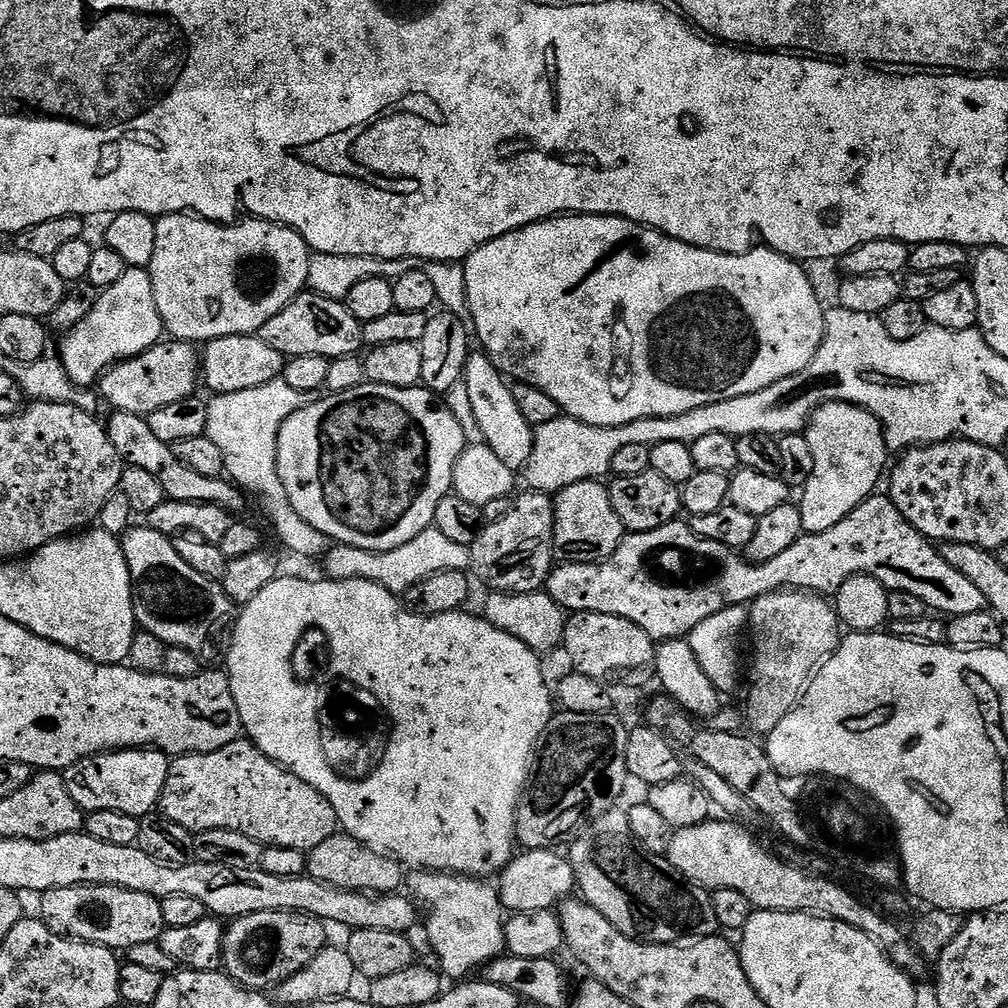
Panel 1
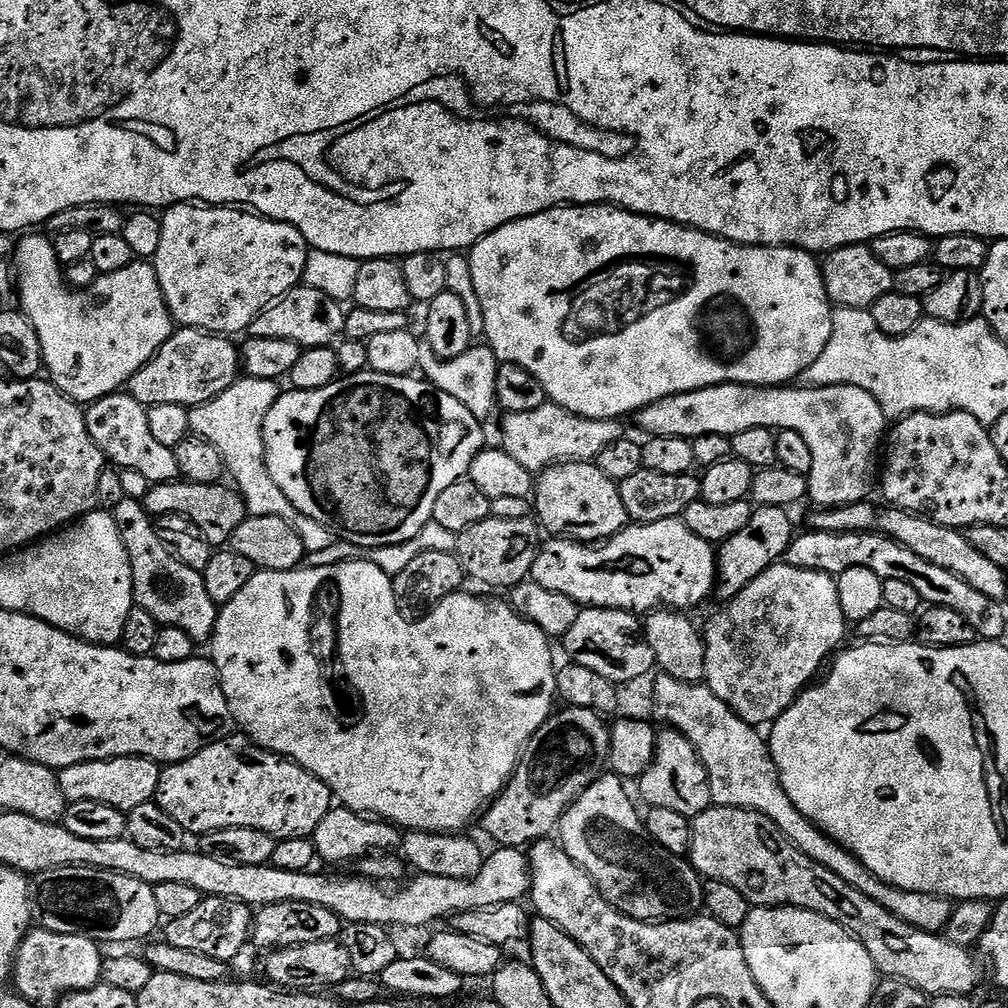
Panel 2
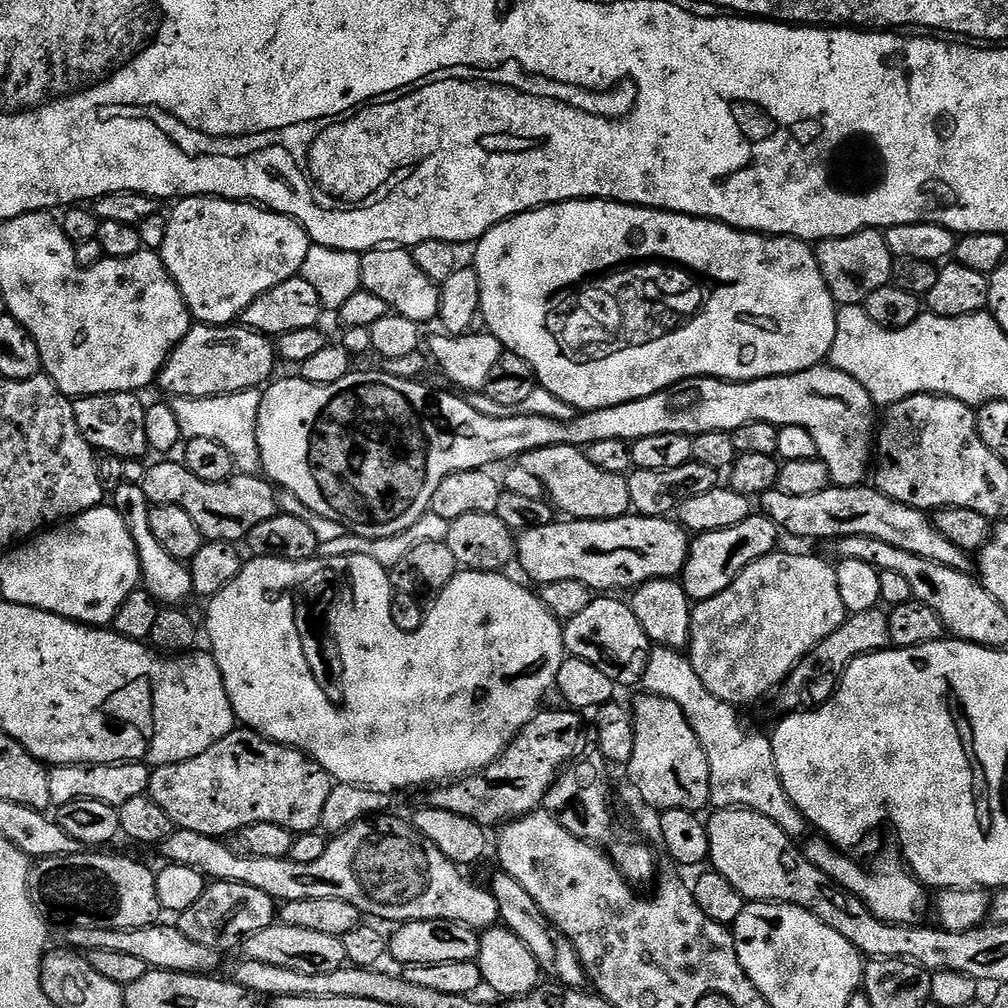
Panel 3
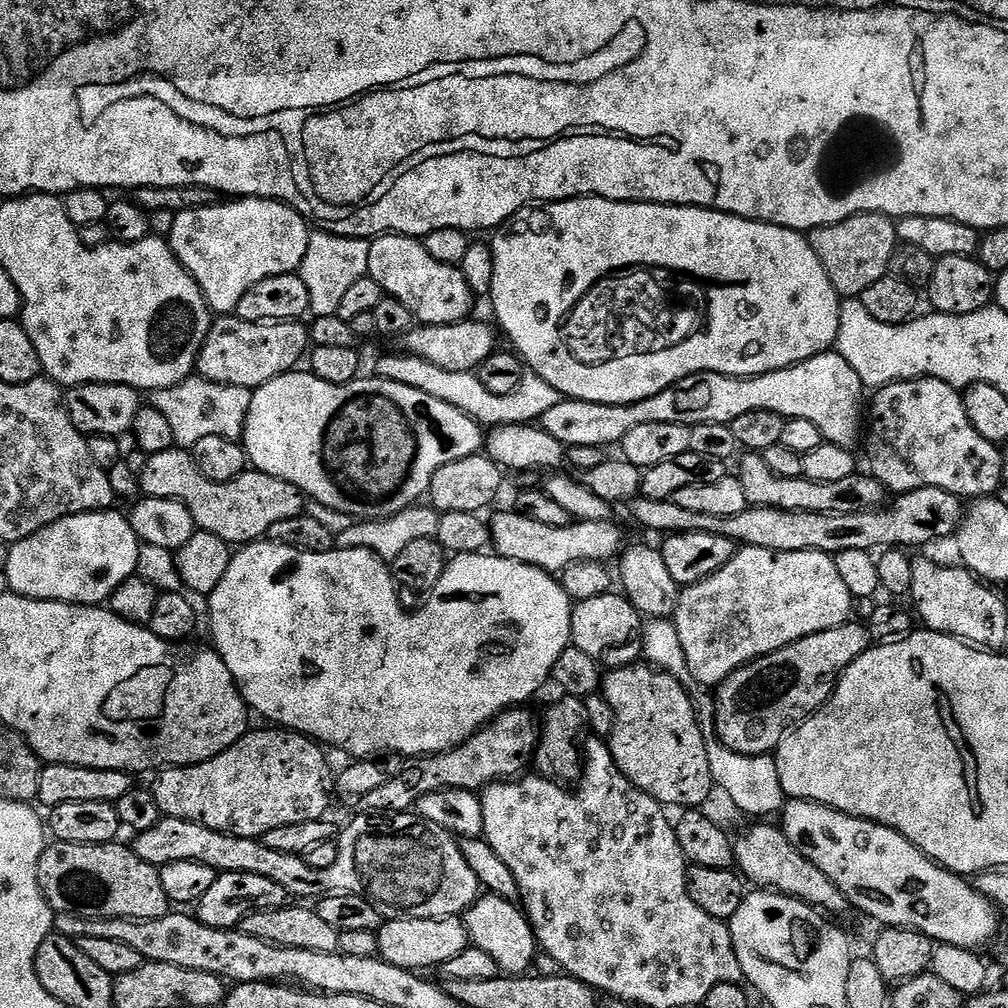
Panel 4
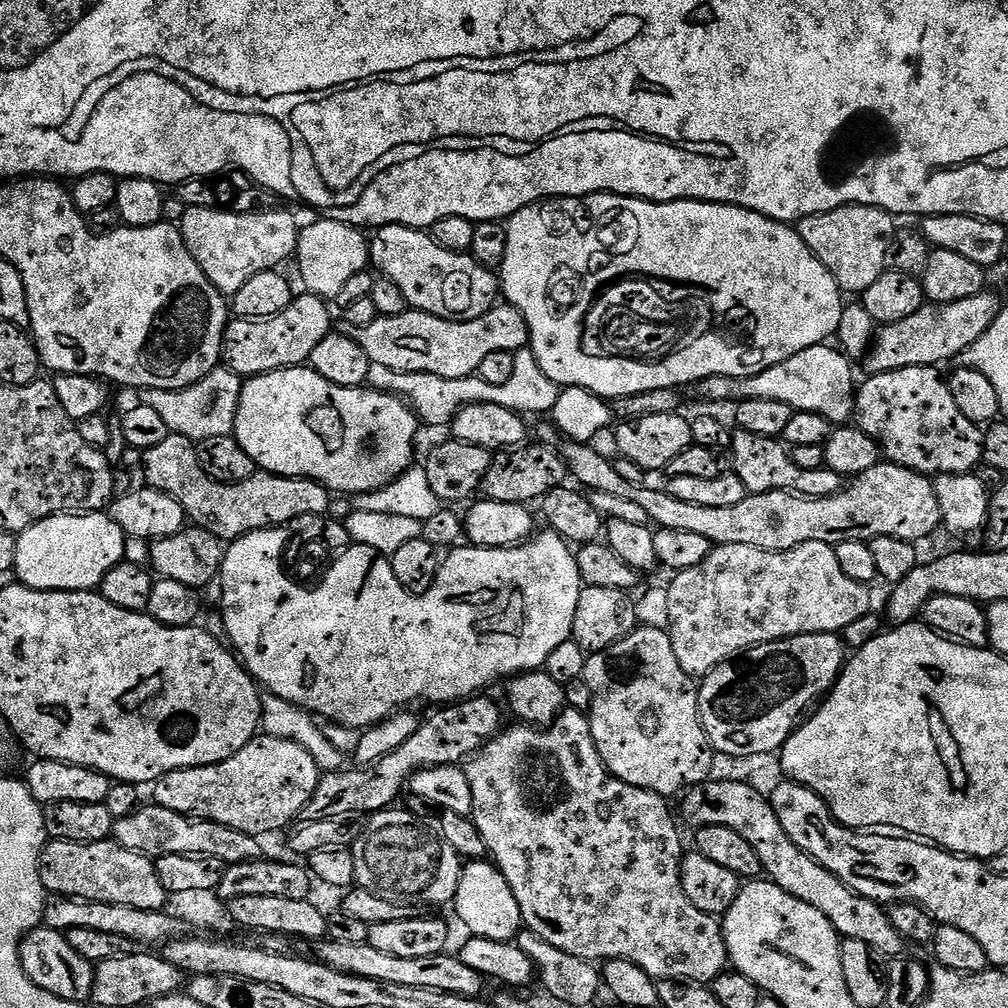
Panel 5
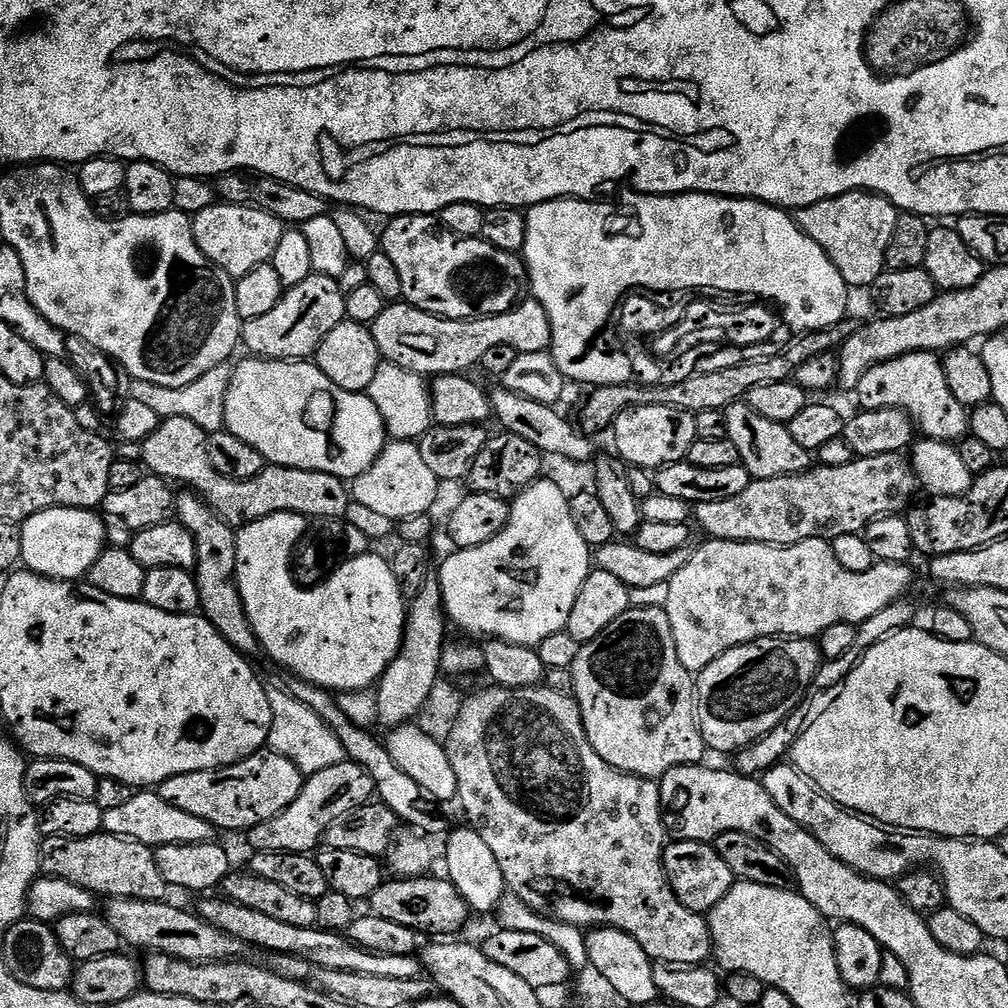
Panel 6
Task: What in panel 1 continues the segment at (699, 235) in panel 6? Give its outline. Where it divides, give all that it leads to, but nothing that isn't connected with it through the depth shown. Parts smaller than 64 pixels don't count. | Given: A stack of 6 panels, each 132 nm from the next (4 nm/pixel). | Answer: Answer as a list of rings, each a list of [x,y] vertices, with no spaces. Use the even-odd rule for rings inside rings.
[[[565,214],[553,216],[550,220],[540,220],[536,224],[514,230],[502,238],[494,238],[490,242],[486,242],[481,248],[470,253],[467,260],[463,261],[463,266],[466,274],[466,294],[470,302],[470,314],[474,314],[474,326],[476,327],[474,336],[475,339],[480,339],[480,344],[484,347],[481,348],[483,355],[488,356],[490,362],[494,362],[494,366],[505,377],[522,384],[538,386],[538,390],[542,390],[542,394],[550,394],[550,398],[554,398],[554,402],[558,402],[561,413],[586,422],[590,426],[626,426],[626,422],[638,422],[638,418],[677,416],[678,414],[686,414],[690,410],[698,410],[702,406],[726,402],[730,398],[742,398],[746,394],[754,394],[758,390],[766,390],[770,386],[774,386],[774,382],[782,382],[786,378],[806,370],[806,366],[810,366],[814,354],[818,354],[818,346],[822,346],[822,338],[824,337],[824,314],[826,308],[825,305],[820,305],[820,296],[816,293],[816,288],[812,285],[811,278],[804,273],[805,265],[803,263],[792,260],[789,256],[778,254],[772,248],[763,246],[753,248],[751,252],[743,252],[742,254],[726,254],[725,252],[711,252],[705,248],[695,248],[693,244],[678,242],[674,238],[662,235],[658,230],[648,228],[645,224],[635,224],[621,216]]]

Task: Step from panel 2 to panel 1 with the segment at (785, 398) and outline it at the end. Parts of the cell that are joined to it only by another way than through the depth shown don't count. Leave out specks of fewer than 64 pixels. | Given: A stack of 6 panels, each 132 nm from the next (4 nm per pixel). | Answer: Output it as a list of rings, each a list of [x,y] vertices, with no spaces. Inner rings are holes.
[[[837,400],[821,404],[808,420],[806,435],[814,454],[814,474],[799,493],[798,507],[805,533],[825,532],[881,487],[890,453],[879,418],[857,404]]]

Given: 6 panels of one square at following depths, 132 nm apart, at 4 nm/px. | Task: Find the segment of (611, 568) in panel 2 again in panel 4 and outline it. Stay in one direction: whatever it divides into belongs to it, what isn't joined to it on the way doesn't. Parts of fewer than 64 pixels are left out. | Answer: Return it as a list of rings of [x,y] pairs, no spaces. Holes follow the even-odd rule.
[[[508,510],[508,512],[498,513],[493,520],[491,518],[490,529],[490,544],[495,555],[514,562],[529,564],[553,574],[563,572],[566,566],[579,560],[608,562],[611,556],[612,559],[619,557],[622,545],[625,543],[619,526],[612,520],[602,522],[581,520],[566,526],[542,526],[542,522],[534,522],[515,510]]]

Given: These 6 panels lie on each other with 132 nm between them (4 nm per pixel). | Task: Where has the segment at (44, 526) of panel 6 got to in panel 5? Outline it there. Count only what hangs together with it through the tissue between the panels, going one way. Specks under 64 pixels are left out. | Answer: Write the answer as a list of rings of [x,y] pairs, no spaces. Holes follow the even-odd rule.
[[[107,511],[51,516],[31,524],[16,536],[16,579],[27,588],[43,592],[91,592],[99,589],[102,578],[124,559],[125,534]]]

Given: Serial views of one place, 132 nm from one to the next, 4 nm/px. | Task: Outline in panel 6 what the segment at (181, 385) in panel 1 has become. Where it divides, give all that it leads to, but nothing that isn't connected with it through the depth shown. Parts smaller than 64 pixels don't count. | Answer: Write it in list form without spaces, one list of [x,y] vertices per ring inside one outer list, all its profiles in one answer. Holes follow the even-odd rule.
[[[308,276],[297,280],[285,291],[284,296],[270,310],[270,314],[262,314],[262,318],[243,321],[242,344],[248,347],[253,357],[266,360],[290,360],[304,362],[315,357],[318,346],[345,320],[344,311],[346,293],[340,289],[340,281],[334,276]]]

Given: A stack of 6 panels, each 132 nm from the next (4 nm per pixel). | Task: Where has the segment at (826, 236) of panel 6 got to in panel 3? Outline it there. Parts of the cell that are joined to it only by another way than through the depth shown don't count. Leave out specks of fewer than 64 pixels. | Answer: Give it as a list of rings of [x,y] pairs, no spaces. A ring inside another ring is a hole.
[[[867,228],[846,238],[822,240],[815,245],[814,251],[822,278],[826,278],[826,286],[837,305],[863,305],[864,300],[874,294],[874,290],[882,290],[882,286],[892,283],[894,257],[890,246],[886,246],[883,231]]]

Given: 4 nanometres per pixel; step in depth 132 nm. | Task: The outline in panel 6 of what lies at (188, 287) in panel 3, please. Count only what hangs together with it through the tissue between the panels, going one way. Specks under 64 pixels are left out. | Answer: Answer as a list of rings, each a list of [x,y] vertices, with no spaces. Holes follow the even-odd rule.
[[[227,202],[212,204],[191,217],[191,221],[194,242],[198,242],[198,250],[206,254],[209,264],[226,270],[226,274],[233,278],[250,274],[254,266],[269,263],[274,250],[278,250],[278,242],[286,230],[284,221],[269,212],[257,208],[243,208],[240,204]]]

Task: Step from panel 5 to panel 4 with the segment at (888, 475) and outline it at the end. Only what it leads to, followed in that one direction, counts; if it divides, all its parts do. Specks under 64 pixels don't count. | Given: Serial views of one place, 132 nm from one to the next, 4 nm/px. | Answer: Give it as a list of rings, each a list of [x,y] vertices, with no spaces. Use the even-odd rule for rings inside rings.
[[[919,488],[918,490],[910,490],[909,492],[897,495],[896,500],[892,504],[889,512],[885,510],[877,510],[874,512],[859,512],[858,514],[818,514],[817,512],[795,512],[794,510],[778,510],[777,508],[754,508],[749,506],[742,514],[734,514],[730,518],[714,518],[714,514],[693,514],[690,510],[682,510],[682,506],[678,506],[672,500],[646,500],[637,498],[631,501],[632,516],[644,528],[649,528],[652,532],[660,532],[659,534],[671,534],[674,532],[709,532],[710,534],[722,534],[726,538],[736,541],[737,545],[747,546],[750,548],[761,548],[762,550],[774,550],[775,552],[827,552],[835,554],[842,550],[876,550],[883,546],[885,549],[899,546],[904,550],[913,550],[912,548],[920,548],[923,544],[932,544],[935,540],[944,540],[955,537],[957,528],[960,527],[962,519],[962,500],[961,497],[950,494],[946,490],[938,490],[937,488]]]

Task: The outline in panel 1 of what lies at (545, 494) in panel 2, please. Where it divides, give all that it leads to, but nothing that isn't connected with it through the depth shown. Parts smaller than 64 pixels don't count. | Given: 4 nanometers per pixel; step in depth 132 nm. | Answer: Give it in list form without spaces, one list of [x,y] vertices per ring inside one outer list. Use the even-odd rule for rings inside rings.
[[[600,480],[574,482],[572,486],[566,486],[555,493],[554,501],[552,555],[557,561],[565,564],[598,564],[601,560],[610,558],[614,550],[618,550],[626,535],[626,529],[622,526],[622,518],[614,514],[614,505],[610,503],[607,483]]]

